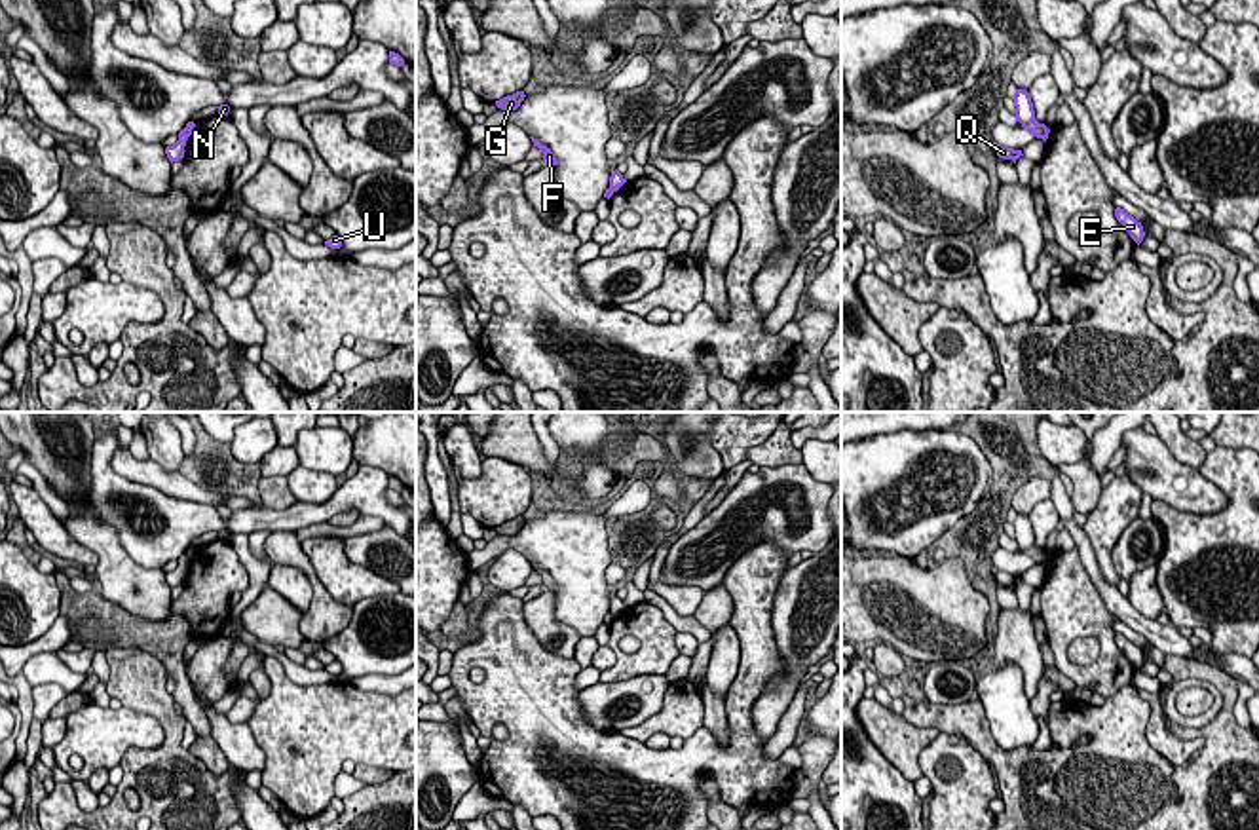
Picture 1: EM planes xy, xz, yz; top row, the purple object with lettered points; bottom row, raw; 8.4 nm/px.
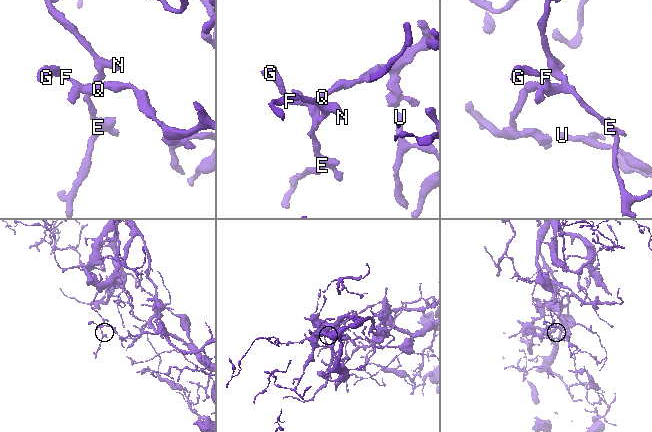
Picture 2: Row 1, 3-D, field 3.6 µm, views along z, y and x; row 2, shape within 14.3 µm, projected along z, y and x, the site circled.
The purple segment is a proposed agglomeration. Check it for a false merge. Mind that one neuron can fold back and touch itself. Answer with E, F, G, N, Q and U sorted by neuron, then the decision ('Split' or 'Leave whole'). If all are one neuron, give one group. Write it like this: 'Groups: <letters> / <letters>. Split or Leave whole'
Groups: E F G Q / N U. Split

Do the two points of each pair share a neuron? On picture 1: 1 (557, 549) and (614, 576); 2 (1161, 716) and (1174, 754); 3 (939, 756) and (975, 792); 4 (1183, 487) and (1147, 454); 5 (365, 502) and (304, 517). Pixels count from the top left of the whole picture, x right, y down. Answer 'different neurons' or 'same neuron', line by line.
1: different neurons
2: same neuron
3: same neuron
4: same neuron
5: same neuron

